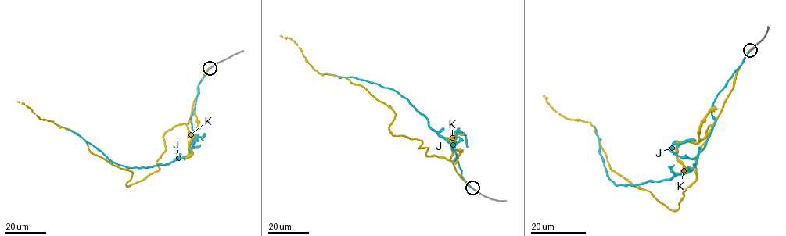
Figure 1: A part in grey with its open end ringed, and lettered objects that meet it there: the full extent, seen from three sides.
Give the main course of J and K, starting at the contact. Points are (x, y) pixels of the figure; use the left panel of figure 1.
J: (209, 68), (198, 85), (189, 154), (166, 164), (118, 164), (55, 123)
K: (209, 68), (189, 122), (163, 135), (159, 169), (127, 186), (131, 172), (17, 101)

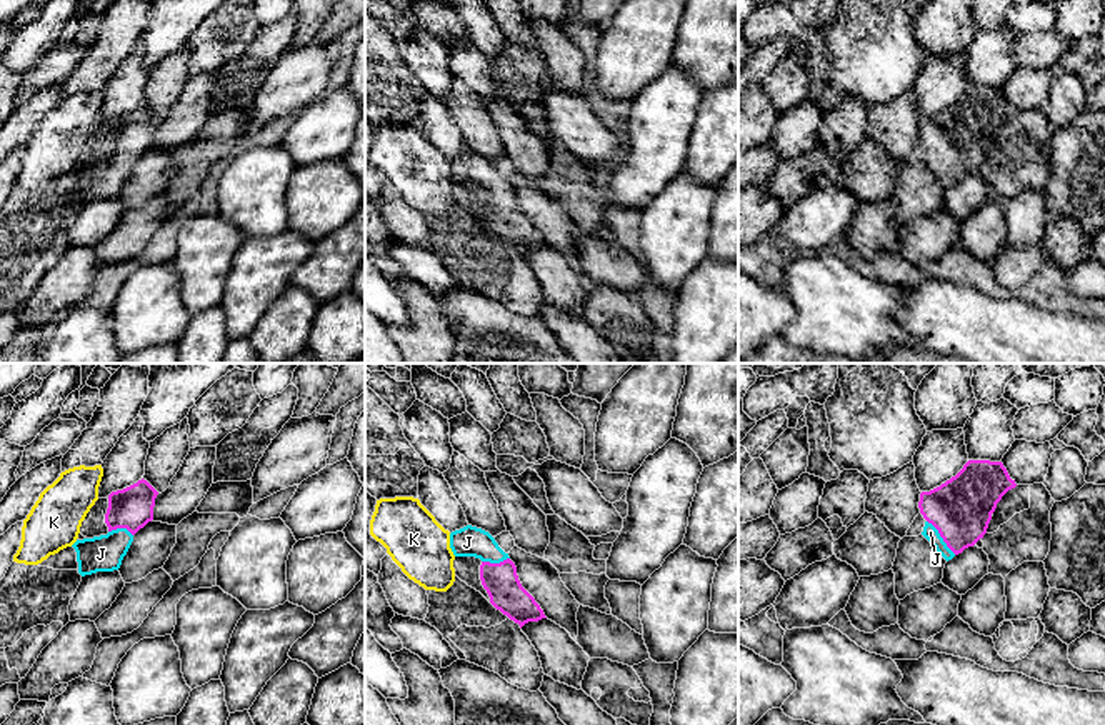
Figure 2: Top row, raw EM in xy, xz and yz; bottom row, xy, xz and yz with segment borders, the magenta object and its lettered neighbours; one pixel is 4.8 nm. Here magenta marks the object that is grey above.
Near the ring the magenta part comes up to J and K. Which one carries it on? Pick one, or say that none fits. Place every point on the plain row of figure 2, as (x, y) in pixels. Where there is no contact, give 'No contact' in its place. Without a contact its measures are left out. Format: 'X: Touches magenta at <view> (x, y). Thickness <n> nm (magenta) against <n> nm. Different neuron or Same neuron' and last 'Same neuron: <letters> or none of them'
J: Touches magenta at yz (940, 162). Thickness 300 nm (magenta) against 70 nm. Same neuron
K: No contact. Different neuron
Same neuron: J

